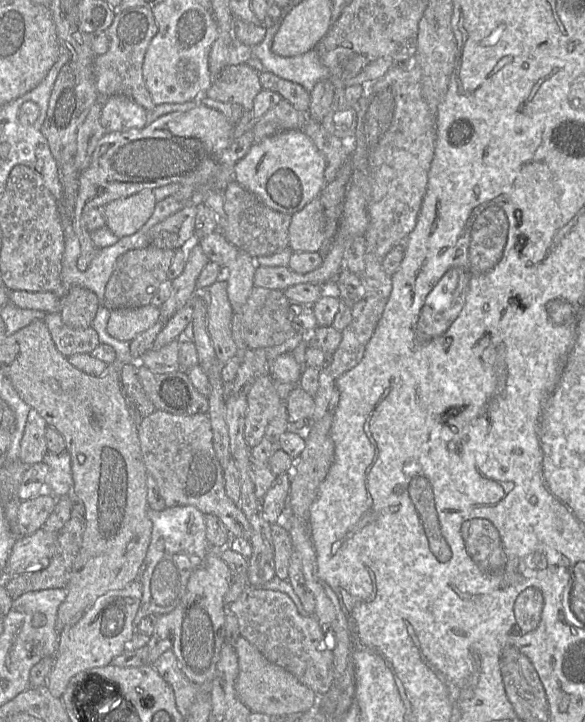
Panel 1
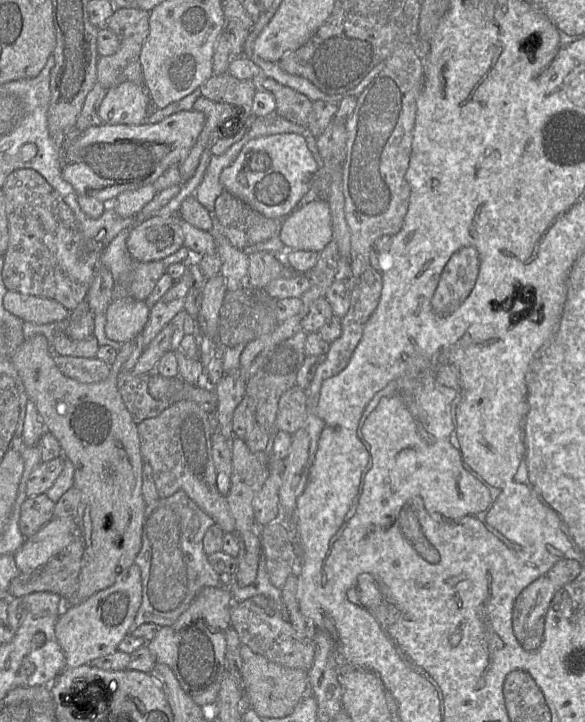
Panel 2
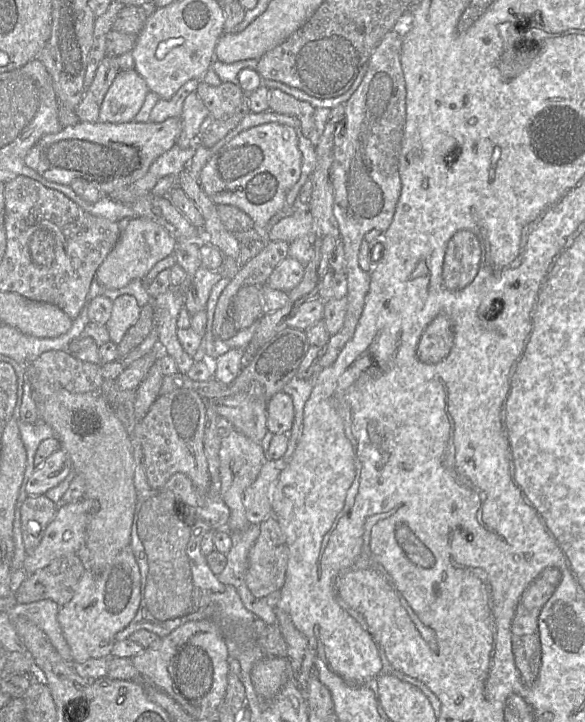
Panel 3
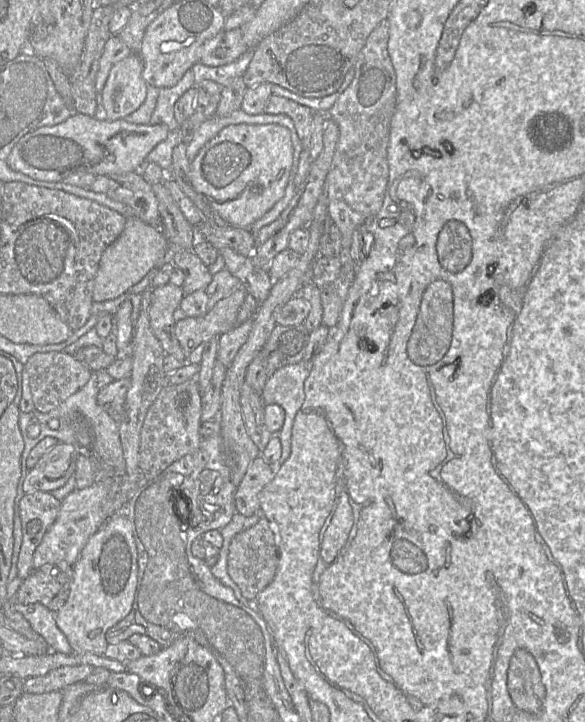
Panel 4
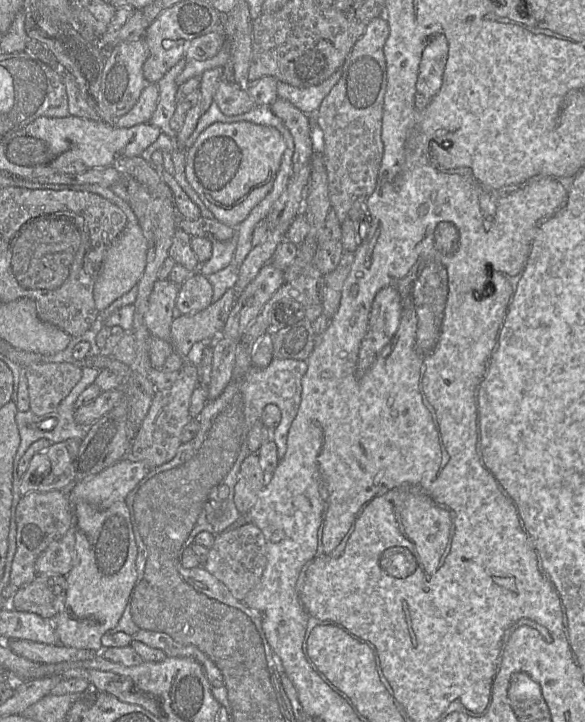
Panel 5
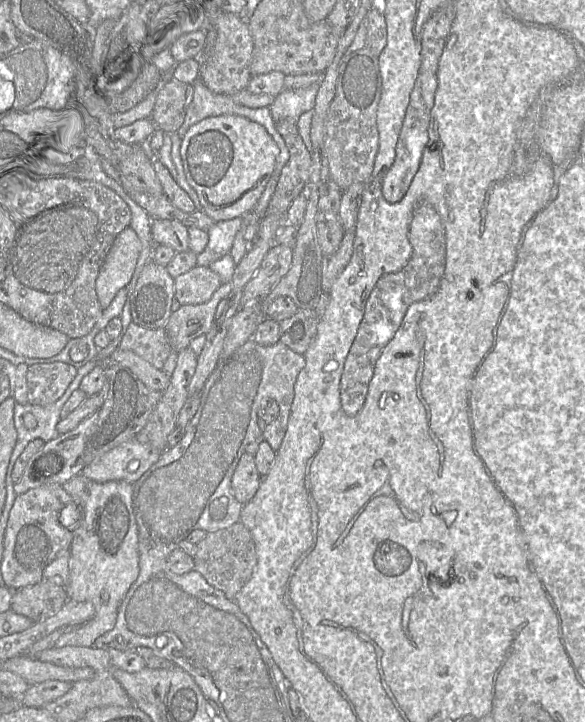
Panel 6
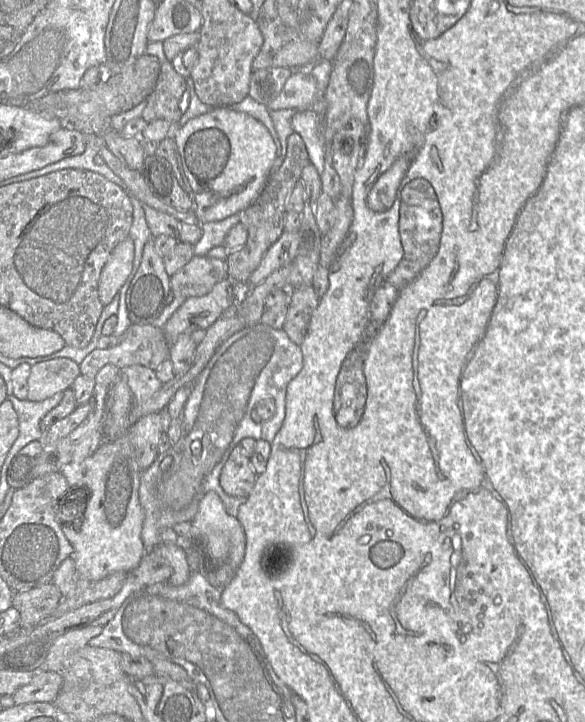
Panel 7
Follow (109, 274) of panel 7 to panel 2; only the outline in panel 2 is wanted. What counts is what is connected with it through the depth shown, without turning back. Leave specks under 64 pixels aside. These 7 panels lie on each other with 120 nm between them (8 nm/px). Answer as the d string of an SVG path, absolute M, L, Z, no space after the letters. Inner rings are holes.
M180 214L154 216L133 227L126 245L136 262L162 260L184 247Z

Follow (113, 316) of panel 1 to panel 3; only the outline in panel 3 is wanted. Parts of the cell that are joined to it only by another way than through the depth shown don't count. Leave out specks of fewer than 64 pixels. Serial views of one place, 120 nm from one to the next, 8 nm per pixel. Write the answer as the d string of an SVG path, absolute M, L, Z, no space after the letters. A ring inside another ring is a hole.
M122 295L114 300L111 316L106 323L112 342L118 345L122 341L129 328L137 322L140 311L141 308L132 295Z

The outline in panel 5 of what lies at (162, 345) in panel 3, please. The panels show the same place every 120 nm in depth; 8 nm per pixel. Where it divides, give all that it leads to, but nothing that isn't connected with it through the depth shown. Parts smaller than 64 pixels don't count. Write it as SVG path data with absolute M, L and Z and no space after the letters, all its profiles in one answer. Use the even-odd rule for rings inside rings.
M158 279L149 296L144 322L152 336L170 341L170 328L173 321L172 311L179 285L169 279Z

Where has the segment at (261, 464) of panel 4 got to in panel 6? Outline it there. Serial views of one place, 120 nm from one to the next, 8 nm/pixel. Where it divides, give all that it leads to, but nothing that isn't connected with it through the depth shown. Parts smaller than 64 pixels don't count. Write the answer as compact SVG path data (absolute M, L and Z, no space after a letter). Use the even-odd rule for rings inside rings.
M244 453L231 479L232 495L244 506L255 496L261 481L262 477L256 468L254 455Z

